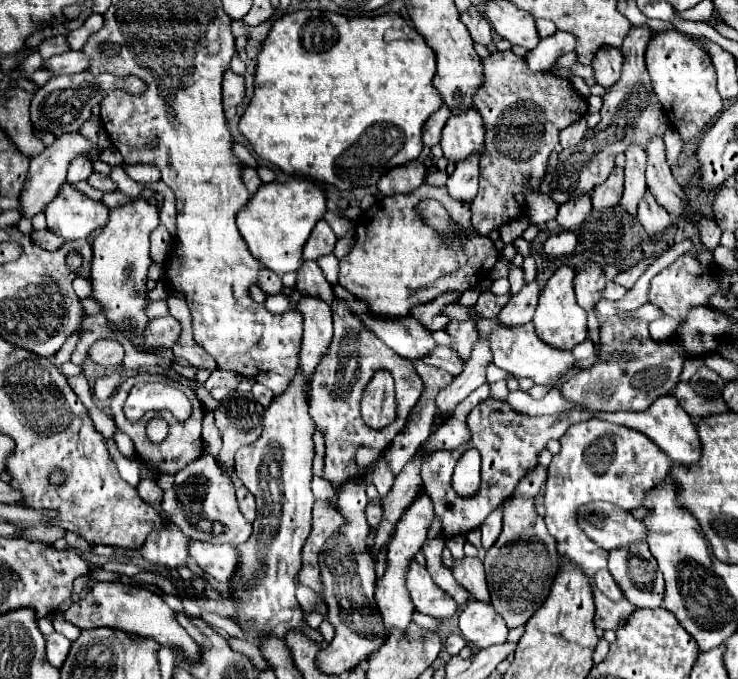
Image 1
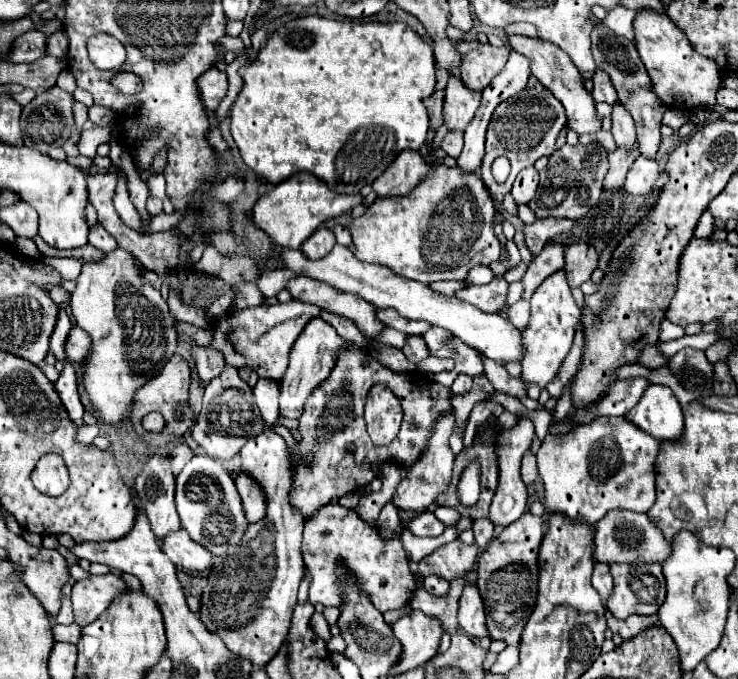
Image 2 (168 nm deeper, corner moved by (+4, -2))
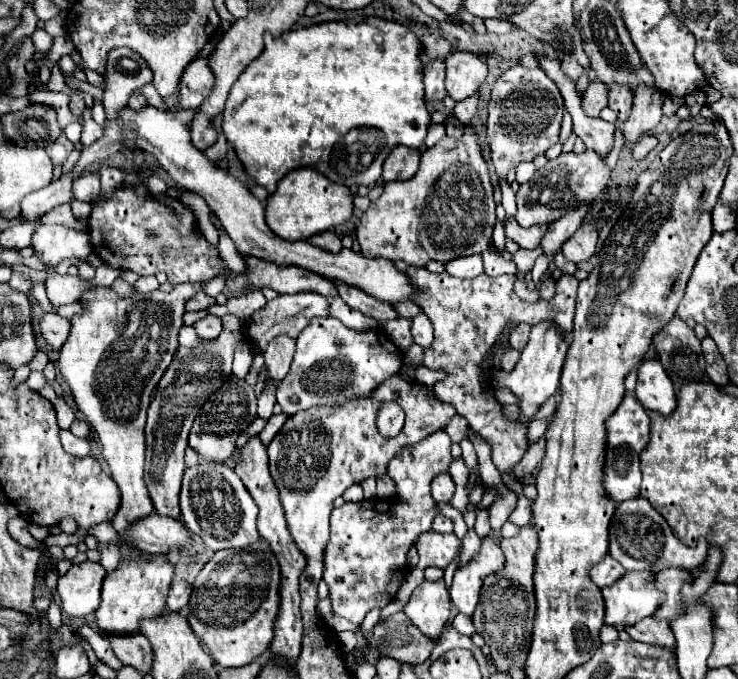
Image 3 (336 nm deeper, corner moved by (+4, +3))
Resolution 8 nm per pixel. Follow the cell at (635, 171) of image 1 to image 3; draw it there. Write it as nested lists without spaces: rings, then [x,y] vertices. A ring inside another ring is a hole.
[[[607,84],[609,88],[609,108],[617,114],[619,122],[625,122],[633,108],[633,94],[623,88],[623,84]]]

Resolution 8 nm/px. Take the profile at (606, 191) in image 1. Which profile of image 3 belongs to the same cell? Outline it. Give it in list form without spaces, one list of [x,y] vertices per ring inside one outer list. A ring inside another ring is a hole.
[[[655,86],[639,88],[639,92],[633,94],[633,110],[623,124],[623,146],[627,150],[631,150],[645,132],[651,132],[659,124],[663,116],[663,98],[665,96]]]

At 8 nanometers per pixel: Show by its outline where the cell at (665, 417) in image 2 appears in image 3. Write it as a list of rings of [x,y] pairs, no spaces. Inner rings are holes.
[[[647,360],[639,368],[635,396],[645,410],[657,412],[661,416],[669,416],[677,408],[677,396],[673,384],[663,366],[655,360]]]

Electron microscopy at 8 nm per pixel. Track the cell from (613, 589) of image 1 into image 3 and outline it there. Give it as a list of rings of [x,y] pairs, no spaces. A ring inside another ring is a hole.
[[[605,556],[599,564],[595,564],[595,566],[591,568],[591,580],[593,580],[599,588],[613,584],[619,576],[623,576],[623,566],[621,566],[617,560],[613,560],[611,556]]]

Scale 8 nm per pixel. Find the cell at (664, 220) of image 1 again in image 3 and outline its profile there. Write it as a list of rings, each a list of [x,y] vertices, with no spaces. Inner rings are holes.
[[[645,134],[645,136],[635,144],[635,148],[633,148],[633,158],[635,158],[637,162],[643,162],[645,156],[647,156],[655,146],[657,146],[657,138],[651,136],[651,134]]]

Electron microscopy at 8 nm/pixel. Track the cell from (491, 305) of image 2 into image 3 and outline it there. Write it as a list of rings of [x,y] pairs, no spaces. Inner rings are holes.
[[[407,268],[407,274],[419,288],[427,288],[427,300],[419,304],[423,312],[431,318],[435,328],[435,342],[425,350],[425,366],[431,370],[445,370],[447,378],[435,384],[435,394],[443,400],[455,406],[457,414],[465,416],[469,426],[479,432],[493,450],[493,462],[501,472],[507,472],[507,468],[513,468],[527,450],[527,426],[521,422],[509,422],[501,414],[501,404],[487,396],[485,390],[489,388],[487,380],[479,376],[481,362],[487,356],[489,348],[495,344],[497,336],[501,334],[505,322],[513,320],[515,324],[525,322],[529,318],[529,324],[537,324],[537,320],[553,318],[563,332],[573,330],[573,316],[575,316],[575,298],[577,298],[577,280],[573,276],[561,276],[557,280],[557,294],[553,300],[537,300],[535,304],[527,304],[517,298],[513,292],[515,276],[497,276],[491,278],[487,274],[481,274],[471,280],[453,278],[447,272],[445,274],[431,274],[425,268]]]

